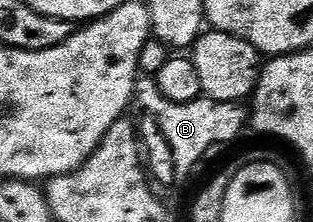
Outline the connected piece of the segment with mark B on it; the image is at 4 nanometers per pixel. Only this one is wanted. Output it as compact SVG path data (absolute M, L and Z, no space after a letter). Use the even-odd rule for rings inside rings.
M149 76L142 77L135 87L135 110L138 115L147 114L149 116L147 120L153 120L157 132L161 134L169 150L171 156L169 188L181 184L184 178L200 164L201 157L212 146L235 141L240 136L241 129L247 126L247 110L242 103L220 102L202 96L187 104L175 104L159 92L156 81Z

